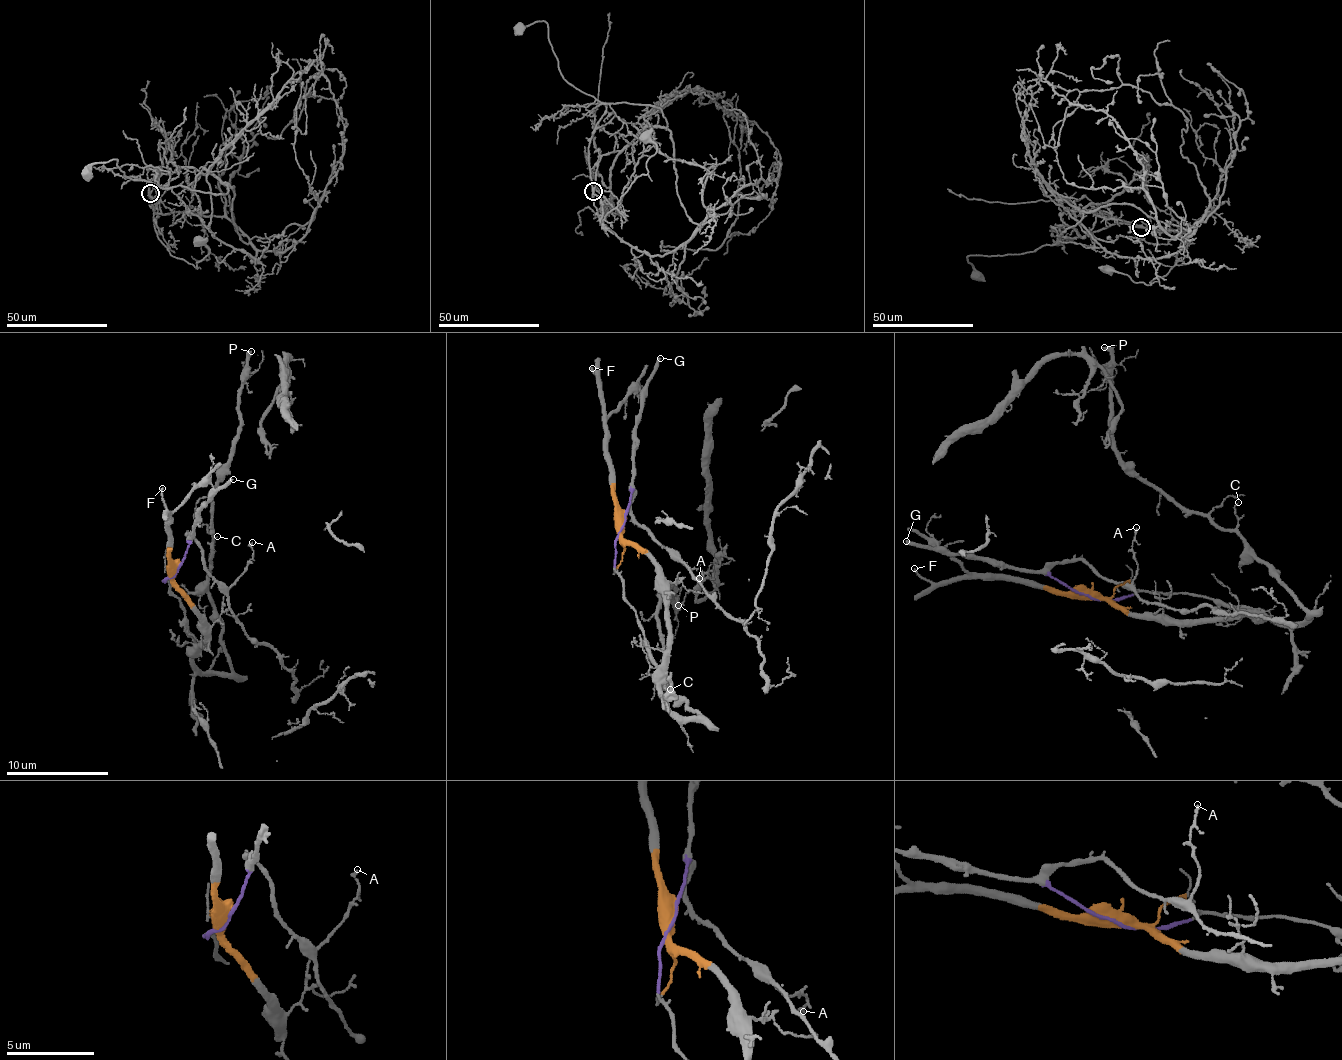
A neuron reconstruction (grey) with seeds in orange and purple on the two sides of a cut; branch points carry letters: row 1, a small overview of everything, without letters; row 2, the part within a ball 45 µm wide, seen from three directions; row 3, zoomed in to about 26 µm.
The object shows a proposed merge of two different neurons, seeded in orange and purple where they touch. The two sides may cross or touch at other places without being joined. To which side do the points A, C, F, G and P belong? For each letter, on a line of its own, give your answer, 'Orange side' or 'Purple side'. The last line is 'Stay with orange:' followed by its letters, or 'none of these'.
A: Purple side
C: Orange side
F: Orange side
G: Purple side
P: Orange side
Stay with orange: C, F, P

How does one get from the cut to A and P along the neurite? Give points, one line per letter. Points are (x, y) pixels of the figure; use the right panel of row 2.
A: (1089, 594), (1071, 590), (1049, 570), (1080, 560), (1129, 584), (1138, 571), (1131, 544), (1137, 527)
P: (1091, 595), (1142, 616), (1307, 615), (1238, 534), (1128, 469), (1103, 346)

